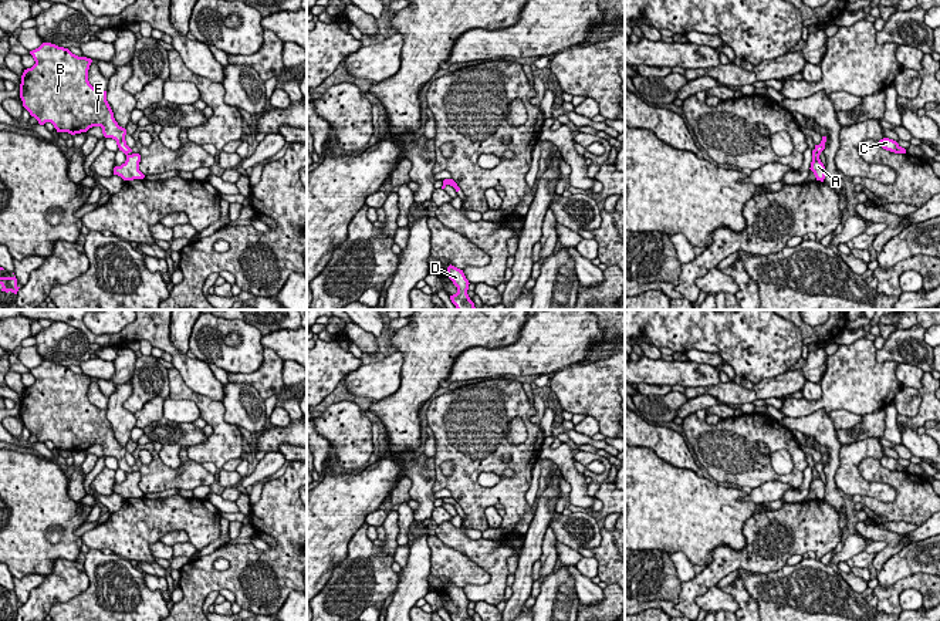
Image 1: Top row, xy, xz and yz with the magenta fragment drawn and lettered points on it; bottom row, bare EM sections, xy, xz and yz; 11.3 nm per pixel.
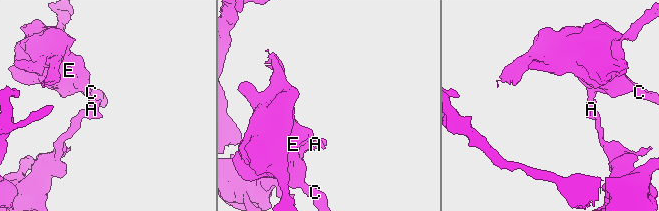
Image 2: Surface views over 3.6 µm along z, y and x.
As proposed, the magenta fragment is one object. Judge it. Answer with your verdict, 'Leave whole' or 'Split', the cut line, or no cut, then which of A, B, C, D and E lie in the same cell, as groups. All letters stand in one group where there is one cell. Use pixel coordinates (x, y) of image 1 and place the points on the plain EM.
Split. Split along yz (814, 468), (818, 473). Groups: A / B C D E

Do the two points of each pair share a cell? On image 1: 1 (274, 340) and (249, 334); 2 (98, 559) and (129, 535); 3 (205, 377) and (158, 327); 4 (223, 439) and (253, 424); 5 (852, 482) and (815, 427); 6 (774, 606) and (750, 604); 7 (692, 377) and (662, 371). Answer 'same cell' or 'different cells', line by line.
1: different cells
2: different cells
3: same cell
4: different cells
5: different cells
6: different cells
7: same cell

